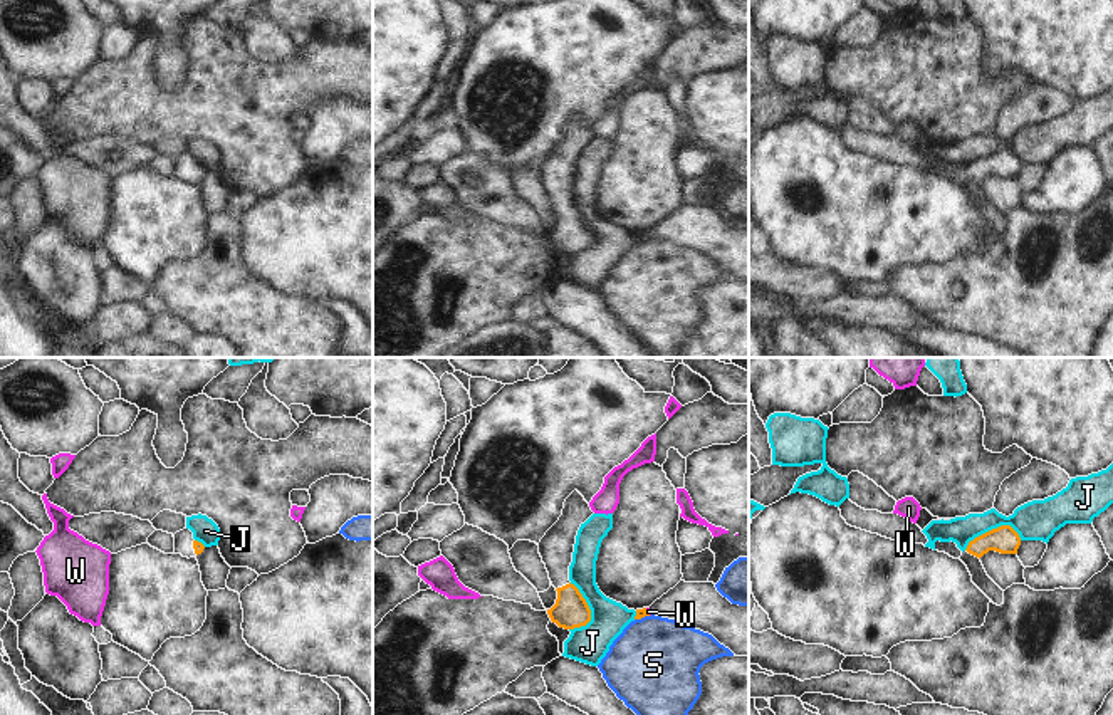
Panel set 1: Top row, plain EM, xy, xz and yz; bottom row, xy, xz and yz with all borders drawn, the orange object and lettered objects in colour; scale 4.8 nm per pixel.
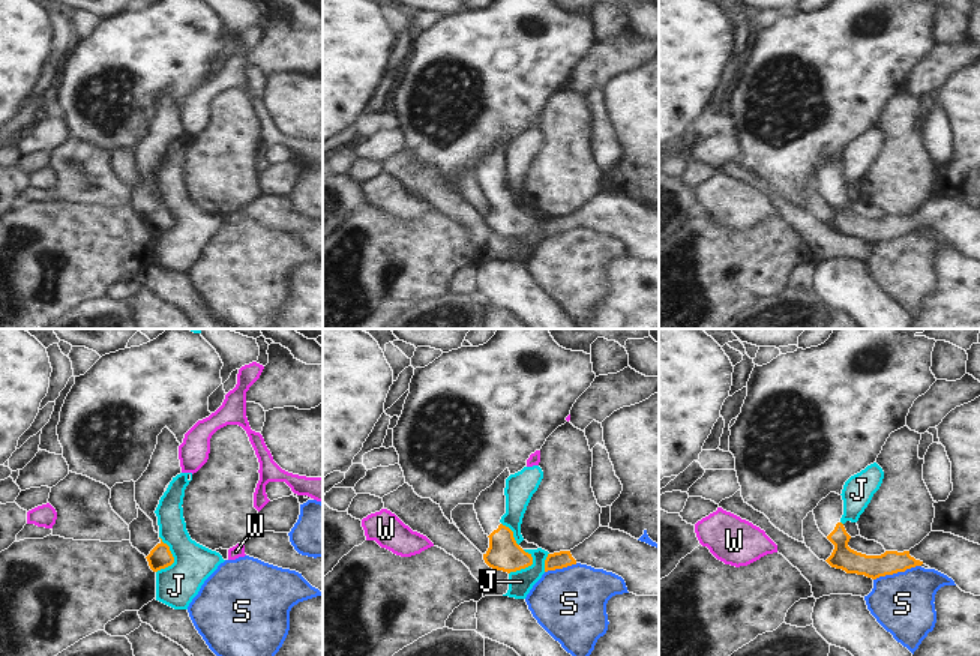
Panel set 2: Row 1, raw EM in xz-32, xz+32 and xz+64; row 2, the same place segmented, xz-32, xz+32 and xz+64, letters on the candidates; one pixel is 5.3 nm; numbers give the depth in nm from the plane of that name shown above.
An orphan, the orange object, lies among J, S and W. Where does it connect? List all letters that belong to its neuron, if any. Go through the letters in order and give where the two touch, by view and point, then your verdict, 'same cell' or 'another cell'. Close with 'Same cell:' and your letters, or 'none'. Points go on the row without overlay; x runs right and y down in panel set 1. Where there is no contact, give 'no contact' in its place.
J: contact yz (992, 153); another cell
S: contact xz (642, 240); another cell
W: contact xz (645, 235); another cell
Same cell: none

